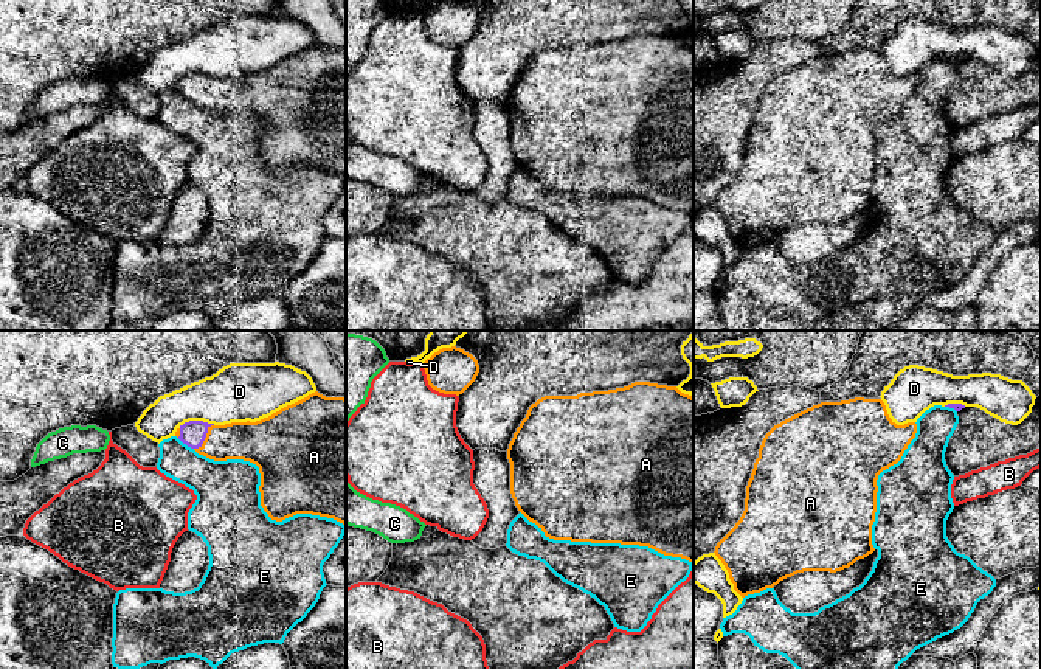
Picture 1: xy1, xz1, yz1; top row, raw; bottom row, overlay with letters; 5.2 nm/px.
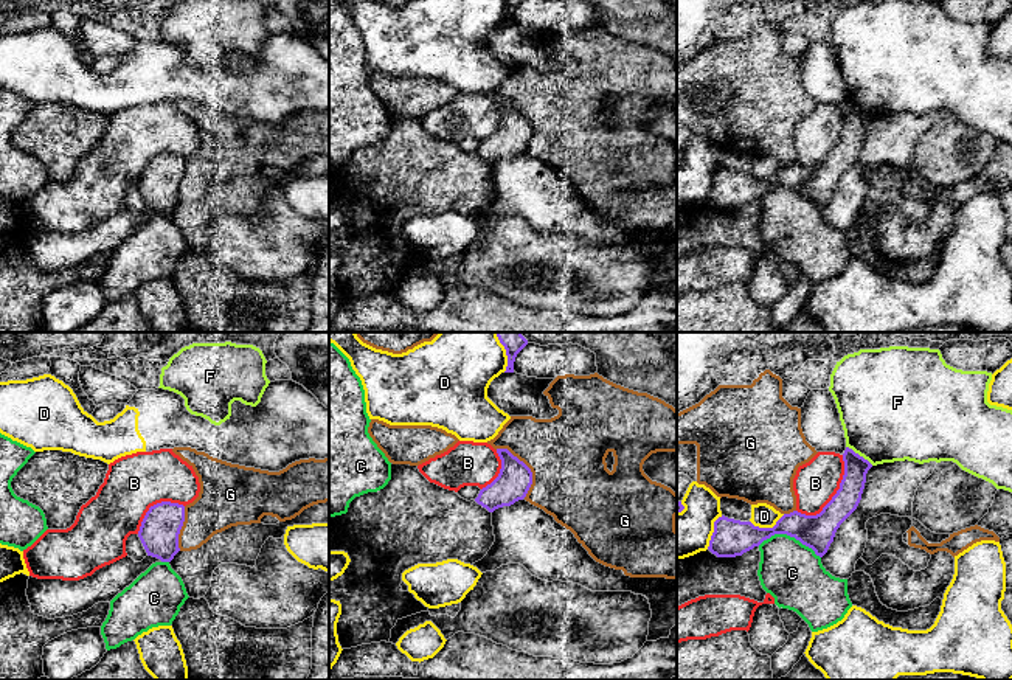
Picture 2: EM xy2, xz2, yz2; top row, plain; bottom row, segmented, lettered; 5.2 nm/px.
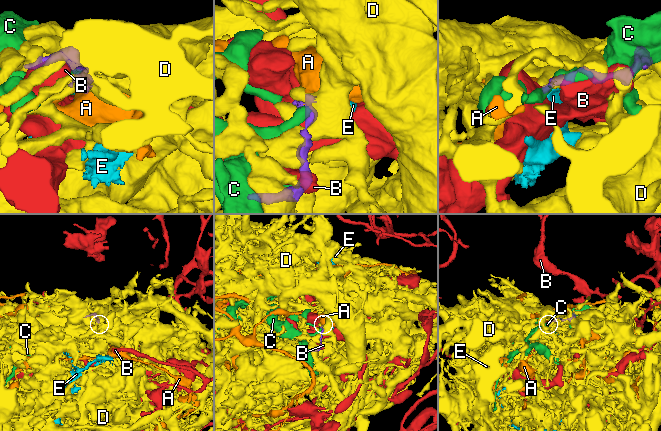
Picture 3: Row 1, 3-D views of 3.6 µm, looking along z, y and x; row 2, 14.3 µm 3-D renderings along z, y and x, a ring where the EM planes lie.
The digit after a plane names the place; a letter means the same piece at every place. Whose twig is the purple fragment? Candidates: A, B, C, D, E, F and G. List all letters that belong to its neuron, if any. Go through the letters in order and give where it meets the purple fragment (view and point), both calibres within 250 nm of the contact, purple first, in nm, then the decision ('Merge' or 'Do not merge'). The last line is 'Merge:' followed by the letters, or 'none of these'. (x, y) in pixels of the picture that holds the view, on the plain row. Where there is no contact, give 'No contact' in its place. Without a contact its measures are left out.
A: Touches purple at xy1 (205, 89). Thickness 140 nm (purple) against 200 nm. Merge
B: Touches purple at yz2 (835, 146). Thickness 180 nm (purple) against 220 nm. Do not merge
C: Touches purple at yz2 (789, 187). Thickness 180 nm (purple) against 320 nm. Do not merge
D: Touches purple at xy1 (196, 73). Thickness 140 nm (purple) against 300 nm. Do not merge
E: Touches purple at xy1 (185, 95). Thickness 140 nm (purple) against 220 nm. Do not merge
F: Touches purple at yz2 (859, 107). Thickness 130 nm (purple) against 480 nm. Do not merge
G: Touches purple at xz2 (526, 118). Thickness 180 nm (purple) against 400 nm. Do not merge
Merge: A

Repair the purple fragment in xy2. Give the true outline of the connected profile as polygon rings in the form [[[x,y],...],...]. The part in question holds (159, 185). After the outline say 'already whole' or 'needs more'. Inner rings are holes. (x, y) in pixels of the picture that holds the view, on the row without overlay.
[[[161,154],[146,165],[138,189],[147,208],[161,214],[171,214],[180,203],[178,186],[185,174],[185,158],[171,154]]]; already whole

